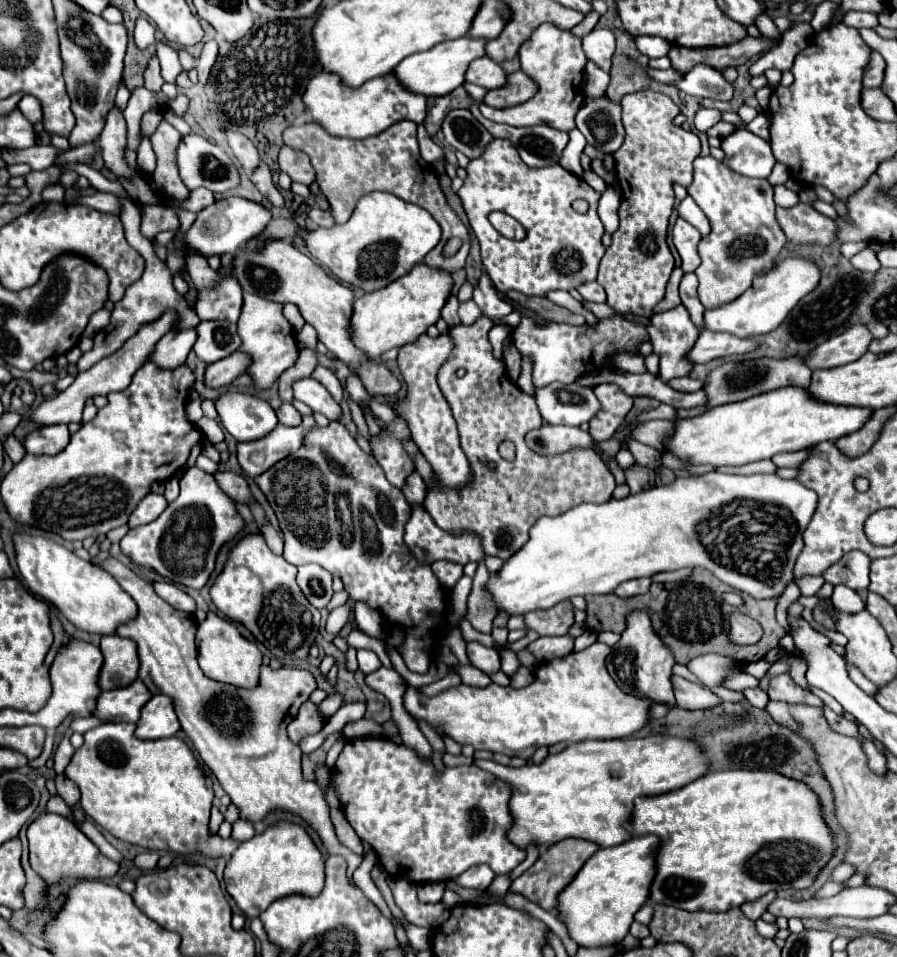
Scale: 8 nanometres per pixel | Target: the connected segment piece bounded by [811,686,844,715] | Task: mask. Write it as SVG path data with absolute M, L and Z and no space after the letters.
M811 686L811 692L813 692L815 695L817 695L820 699L822 699L823 703L825 705L827 705L828 707L831 707L831 709L841 715L844 710L843 708L840 706L840 704L830 695L828 695L827 693L825 693L824 691L816 688L816 687L812 687Z

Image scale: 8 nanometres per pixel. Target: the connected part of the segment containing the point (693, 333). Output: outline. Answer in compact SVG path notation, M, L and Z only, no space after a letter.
M684 305L656 313L648 323L650 343L660 357L660 379L668 383L674 377L686 377L692 363L686 359L690 345L696 343L700 331L690 321Z

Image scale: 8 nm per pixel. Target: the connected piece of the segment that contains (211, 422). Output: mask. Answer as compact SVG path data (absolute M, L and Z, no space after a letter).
M203 416L196 425L212 444L220 443L225 438L222 427L215 419L208 419L207 417Z

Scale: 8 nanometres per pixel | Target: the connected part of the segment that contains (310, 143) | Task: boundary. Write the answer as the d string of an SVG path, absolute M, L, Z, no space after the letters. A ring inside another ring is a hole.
M398 121L384 129L382 133L354 141L354 139L342 139L328 135L318 123L304 123L302 127L288 127L284 133L284 145L302 151L310 157L310 163L316 171L316 183L320 185L320 191L330 203L330 213L336 223L346 223L358 203L360 197L372 191L388 191L396 197L420 205L426 209L442 227L442 239L440 243L424 257L424 265L432 269L442 269L448 273L464 269L464 261L470 251L470 233L468 227L460 221L460 217L450 209L446 203L446 197L440 189L438 177L434 173L434 167L426 163L418 151L418 139L416 139L416 123L414 121ZM458 237L462 239L462 247L458 253L450 259L442 257L442 247L448 239Z

